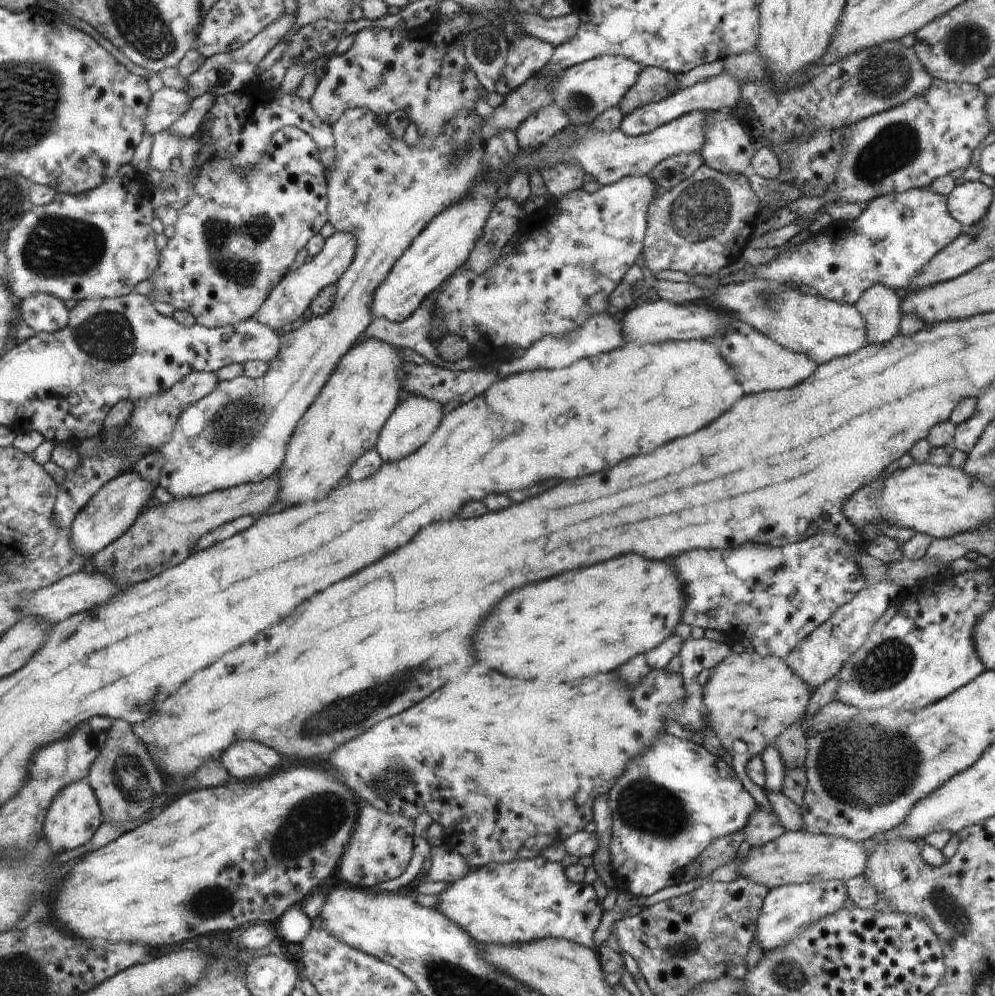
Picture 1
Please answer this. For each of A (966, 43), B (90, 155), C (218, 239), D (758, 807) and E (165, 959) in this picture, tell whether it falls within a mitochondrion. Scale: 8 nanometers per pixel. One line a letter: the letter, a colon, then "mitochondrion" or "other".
A: mitochondrion
B: other
C: mitochondrion
D: other
E: other

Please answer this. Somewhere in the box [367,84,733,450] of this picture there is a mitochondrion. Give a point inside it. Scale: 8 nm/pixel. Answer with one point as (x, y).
(579, 101)

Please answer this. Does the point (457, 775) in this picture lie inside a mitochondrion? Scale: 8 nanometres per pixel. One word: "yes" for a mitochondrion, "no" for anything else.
no

